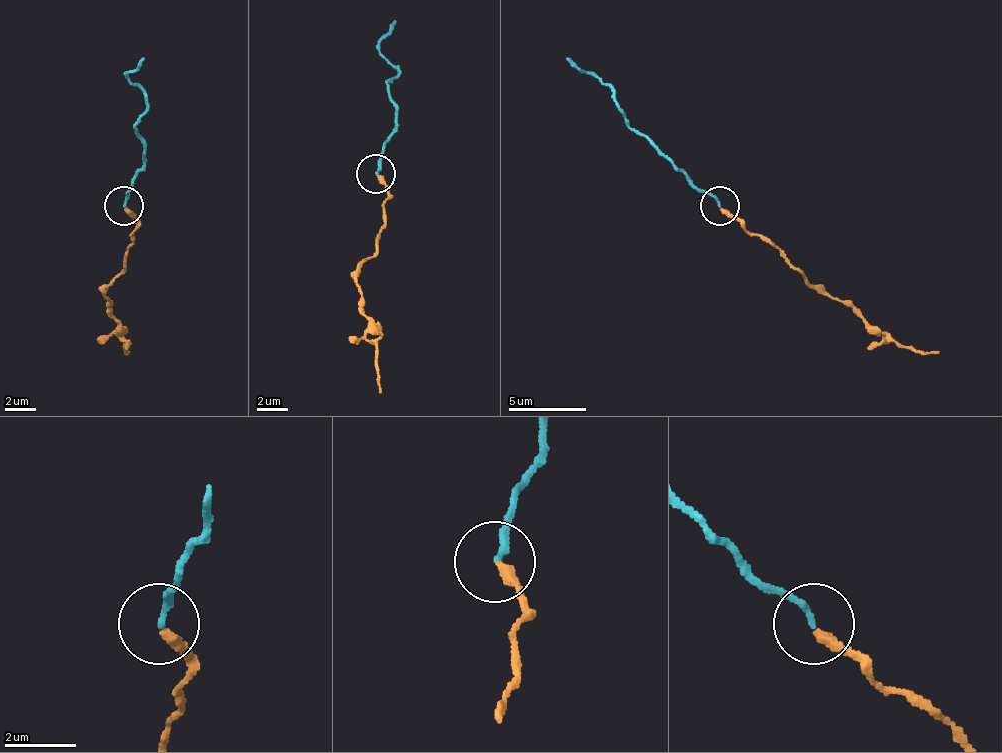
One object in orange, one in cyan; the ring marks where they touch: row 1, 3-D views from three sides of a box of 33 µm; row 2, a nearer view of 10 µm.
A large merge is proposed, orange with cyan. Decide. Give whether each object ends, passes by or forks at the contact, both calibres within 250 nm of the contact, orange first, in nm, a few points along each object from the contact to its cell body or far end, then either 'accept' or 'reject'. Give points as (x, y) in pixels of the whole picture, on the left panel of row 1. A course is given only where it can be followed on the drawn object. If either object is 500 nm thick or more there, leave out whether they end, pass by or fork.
orange ends; cyan ends; calibres 280 and 160 nm; course orange (124, 208), (136, 220), (132, 243), (124, 270), (105, 294), (128, 352); course cyan (124, 205), (144, 166), (136, 127), (148, 104), (128, 81), (128, 73), (144, 57); accept

